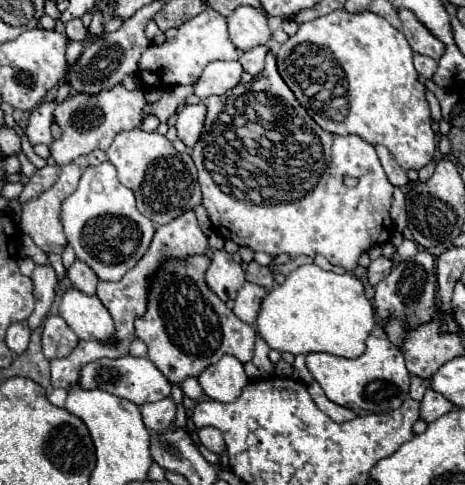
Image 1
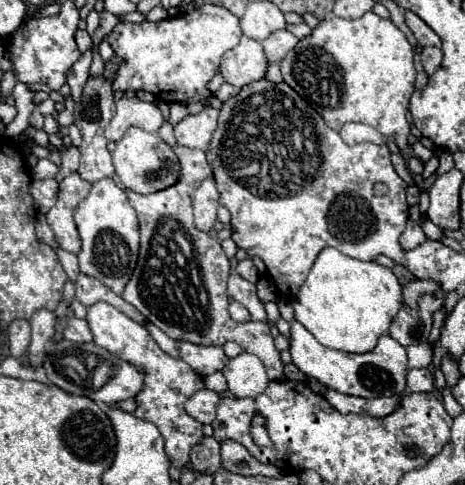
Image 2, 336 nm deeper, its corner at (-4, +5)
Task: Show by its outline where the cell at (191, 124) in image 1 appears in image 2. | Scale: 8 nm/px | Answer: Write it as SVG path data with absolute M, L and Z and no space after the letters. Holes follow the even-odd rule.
M205 106L195 116L185 116L179 124L175 124L175 140L179 146L207 150L213 130L217 126L217 110Z

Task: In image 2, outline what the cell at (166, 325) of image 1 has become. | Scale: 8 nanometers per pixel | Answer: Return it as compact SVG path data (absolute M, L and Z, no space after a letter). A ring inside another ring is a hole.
M175 146L175 154L179 156L183 170L181 180L175 186L147 196L127 190L131 206L139 216L141 250L137 268L125 286L123 300L133 304L151 324L161 328L173 340L201 346L223 346L229 340L237 342L245 352L255 354L263 362L269 380L283 380L283 362L273 346L269 324L253 320L241 324L229 316L229 296L225 292L227 276L231 272L229 258L219 240L193 226L193 192L213 174L205 160L205 152Z

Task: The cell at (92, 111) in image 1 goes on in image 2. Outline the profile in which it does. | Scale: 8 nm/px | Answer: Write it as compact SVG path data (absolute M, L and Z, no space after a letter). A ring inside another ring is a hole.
M125 96L117 100L117 112L105 128L105 138L109 142L117 142L131 126L139 126L147 132L157 132L161 124L163 124L163 116L155 104L143 102L135 96Z

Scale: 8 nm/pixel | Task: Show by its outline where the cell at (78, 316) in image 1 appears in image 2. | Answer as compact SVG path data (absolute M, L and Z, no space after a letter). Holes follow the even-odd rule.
M97 302L93 306L87 308L87 318L89 322L89 328L93 332L93 342L105 350L109 350L111 354L143 368L147 372L145 376L145 388L137 394L137 404L139 408L135 410L135 416L143 418L143 420L149 420L153 422L163 440L165 440L165 452L171 460L171 464L175 468L181 468L181 466L189 466L189 450L193 444L197 444L201 438L203 438L203 424L195 422L191 416L185 414L183 410L183 402L195 394L197 390L205 388L203 384L203 378L199 378L191 366L187 366L183 360L175 360L171 356L167 356L159 346L157 342L151 338L151 334L147 332L147 328L139 326L137 322L133 322L131 318L127 318L125 314L121 314L119 310L115 310L111 304L107 302Z

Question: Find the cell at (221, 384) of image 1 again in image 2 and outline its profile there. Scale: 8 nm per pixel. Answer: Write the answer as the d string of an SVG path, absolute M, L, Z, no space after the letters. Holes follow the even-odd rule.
M243 352L235 358L231 358L227 362L227 366L223 368L223 374L227 378L229 392L235 398L255 398L269 384L263 364L259 362L257 356L249 354L249 352Z

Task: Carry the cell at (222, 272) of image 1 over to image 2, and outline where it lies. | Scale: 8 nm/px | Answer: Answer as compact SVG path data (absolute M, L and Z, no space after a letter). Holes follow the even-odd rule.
M231 272L231 276L229 276L227 294L229 294L235 302L243 304L243 306L251 312L251 320L265 320L265 318L267 318L267 316L265 316L265 308L263 308L263 304L261 304L259 298L257 298L255 284L247 282L245 278L241 278L241 276L235 274L235 272Z

